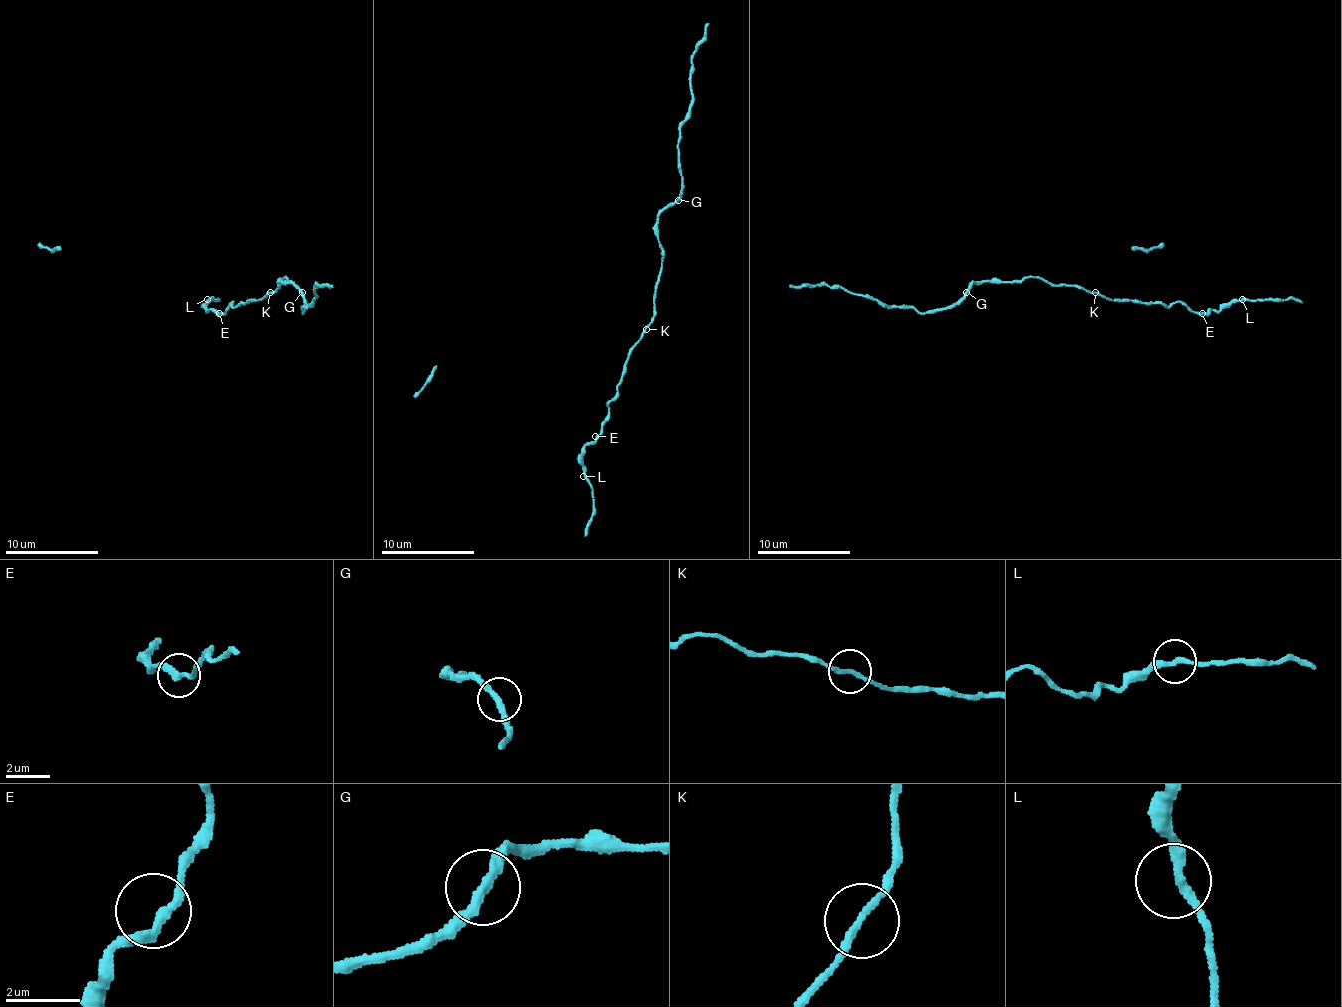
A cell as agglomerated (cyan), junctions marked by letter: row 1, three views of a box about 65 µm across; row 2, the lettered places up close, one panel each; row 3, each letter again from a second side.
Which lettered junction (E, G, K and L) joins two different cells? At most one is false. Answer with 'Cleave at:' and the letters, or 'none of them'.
Cleave at: none of them

